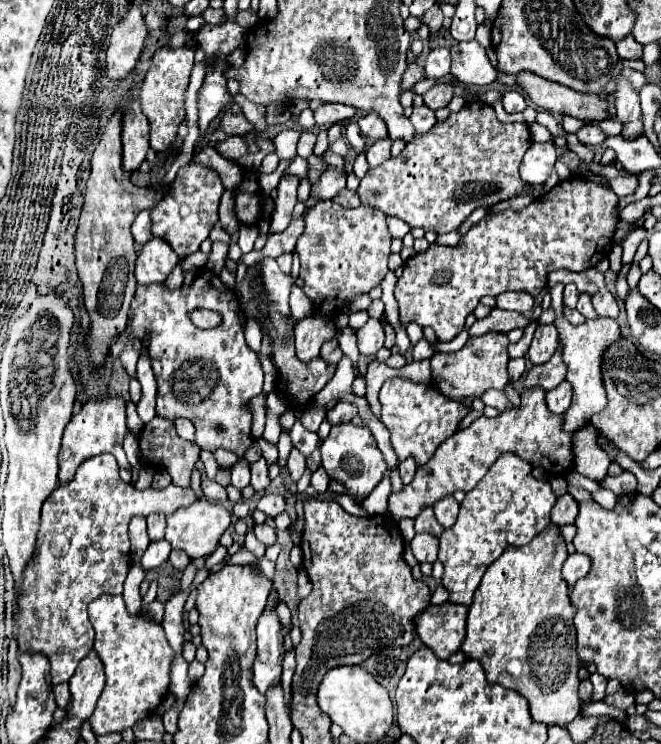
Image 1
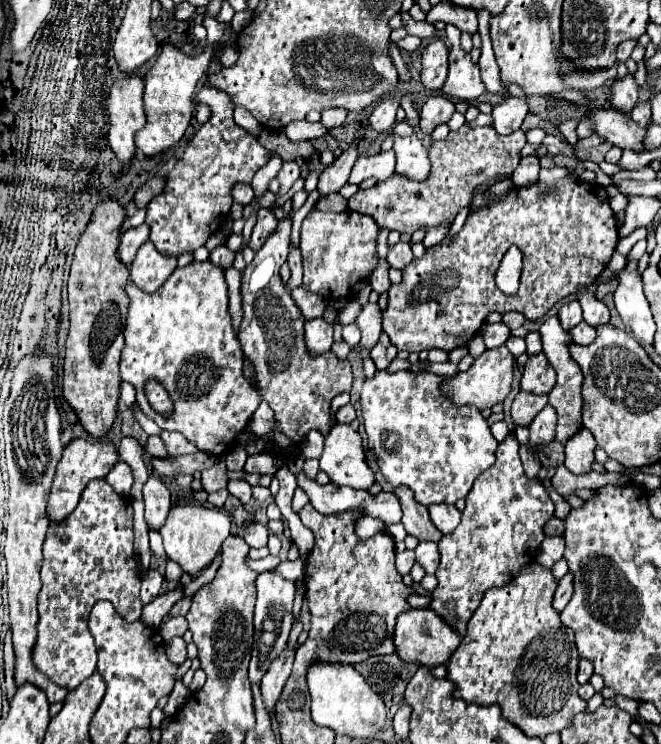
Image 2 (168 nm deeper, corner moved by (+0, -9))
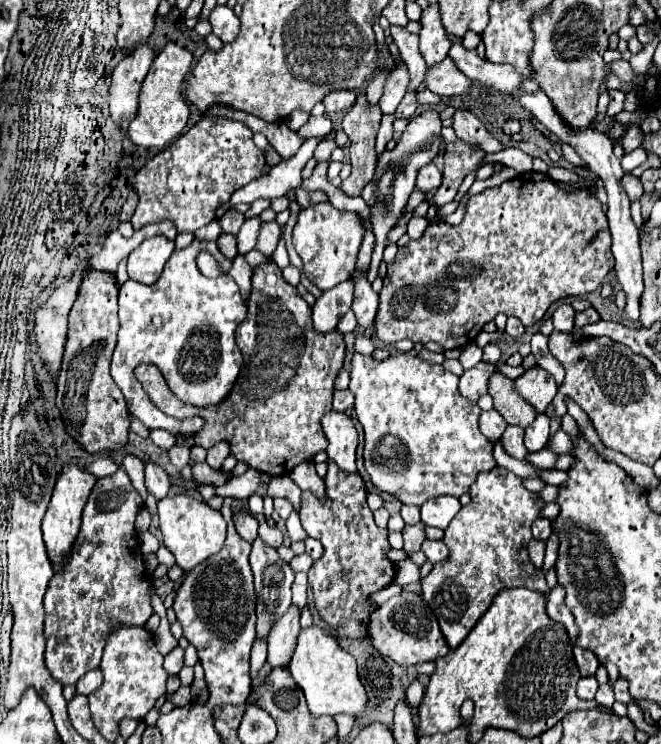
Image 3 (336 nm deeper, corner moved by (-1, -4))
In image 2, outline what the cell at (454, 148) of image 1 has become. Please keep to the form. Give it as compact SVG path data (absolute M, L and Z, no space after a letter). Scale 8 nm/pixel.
M467 127L449 131L443 141L433 141L429 149L431 179L427 183L411 183L401 175L377 183L371 189L359 189L349 197L349 209L373 217L379 225L399 233L415 233L419 227L431 229L439 223L455 219L457 211L471 203L473 189L489 179L515 171L519 165L519 151L525 145L525 133L519 129L507 137L497 135L493 127Z

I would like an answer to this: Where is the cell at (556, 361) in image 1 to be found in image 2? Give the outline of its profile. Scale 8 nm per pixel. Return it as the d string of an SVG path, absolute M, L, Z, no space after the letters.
M525 391L517 393L517 397L513 399L513 405L511 405L511 419L515 425L521 425L521 427L527 427L533 417L547 405L547 395L541 397L541 395L525 395Z

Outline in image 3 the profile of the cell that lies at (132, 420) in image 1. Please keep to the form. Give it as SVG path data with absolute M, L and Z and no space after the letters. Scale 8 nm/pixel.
M126 454L124 460L122 460L122 468L124 468L126 474L130 476L132 486L136 488L136 492L146 500L148 492L146 492L146 488L144 488L144 462L142 462L138 456L134 456L134 454Z

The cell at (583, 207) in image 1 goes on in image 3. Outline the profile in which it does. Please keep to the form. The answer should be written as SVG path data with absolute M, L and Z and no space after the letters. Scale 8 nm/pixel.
M524 172L518 174L516 178L496 186L496 188L488 188L480 194L470 196L468 208L466 208L466 216L458 226L450 226L450 224L430 224L424 232L424 236L414 242L410 240L408 246L400 248L396 254L396 260L392 264L388 264L388 274L384 278L384 288L380 292L380 308L376 314L376 336L384 342L384 344L396 344L400 340L412 340L414 344L426 344L426 342L436 342L444 348L462 348L470 342L476 340L478 332L482 332L482 326L490 320L494 320L496 314L506 314L506 316L518 316L522 320L524 326L532 326L536 322L542 320L542 316L546 314L546 310L550 308L550 304L558 298L566 298L566 296L582 296L588 292L594 292L598 286L602 286L608 270L614 266L614 256L610 252L612 246L612 236L608 230L608 222L606 216L602 212L602 204L596 198L596 194L588 188L582 190L566 190L564 186L558 186L558 182L554 182L550 176L540 174L540 172Z

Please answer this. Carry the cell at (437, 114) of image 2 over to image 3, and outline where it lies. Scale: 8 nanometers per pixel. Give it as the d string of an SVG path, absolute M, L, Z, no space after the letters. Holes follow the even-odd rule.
M426 110L418 116L414 116L406 130L402 132L402 138L396 142L396 148L392 152L384 152L378 166L376 166L376 174L372 178L372 182L364 188L362 192L362 198L366 200L366 204L370 206L372 210L372 226L374 226L374 234L376 234L376 248L374 248L374 254L372 254L372 264L367 274L369 283L373 283L378 276L378 269L380 262L382 262L382 252L384 252L384 246L386 246L386 236L390 232L390 228L394 228L402 208L406 206L412 190L416 188L416 172L426 166L428 162L432 162L432 158L438 154L440 150L440 128L442 128L442 120L440 120L440 114L436 110ZM390 174L392 180L390 180L390 190L388 192L378 192L378 184L380 180Z

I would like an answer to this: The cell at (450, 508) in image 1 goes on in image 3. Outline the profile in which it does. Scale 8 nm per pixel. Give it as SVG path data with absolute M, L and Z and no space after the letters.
M452 496L432 498L420 506L422 522L426 526L436 526L442 530L448 528L450 520L458 514L458 510L460 510L460 502L458 502L458 498L452 498Z

